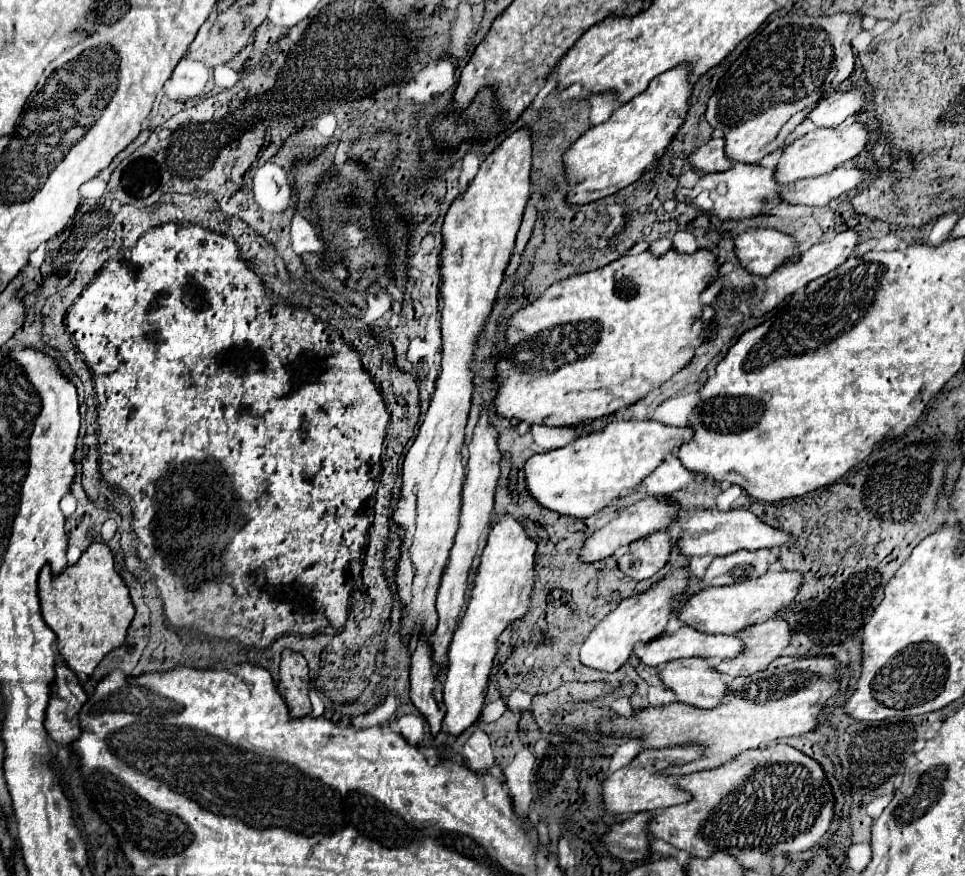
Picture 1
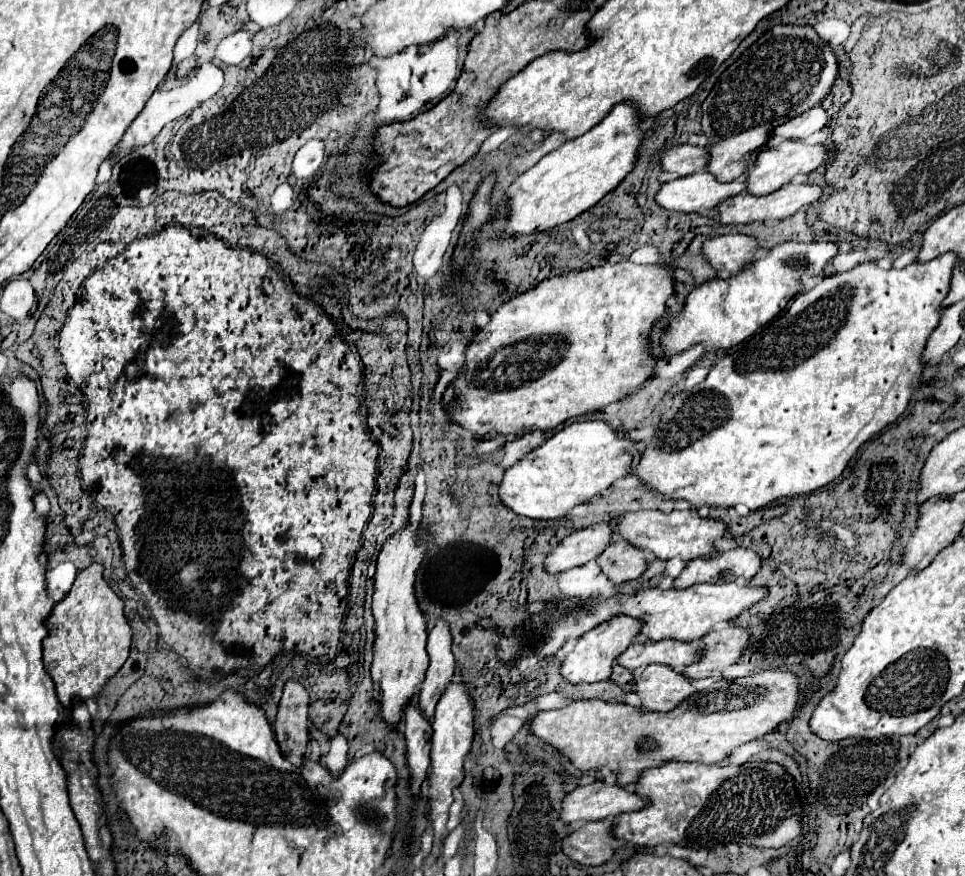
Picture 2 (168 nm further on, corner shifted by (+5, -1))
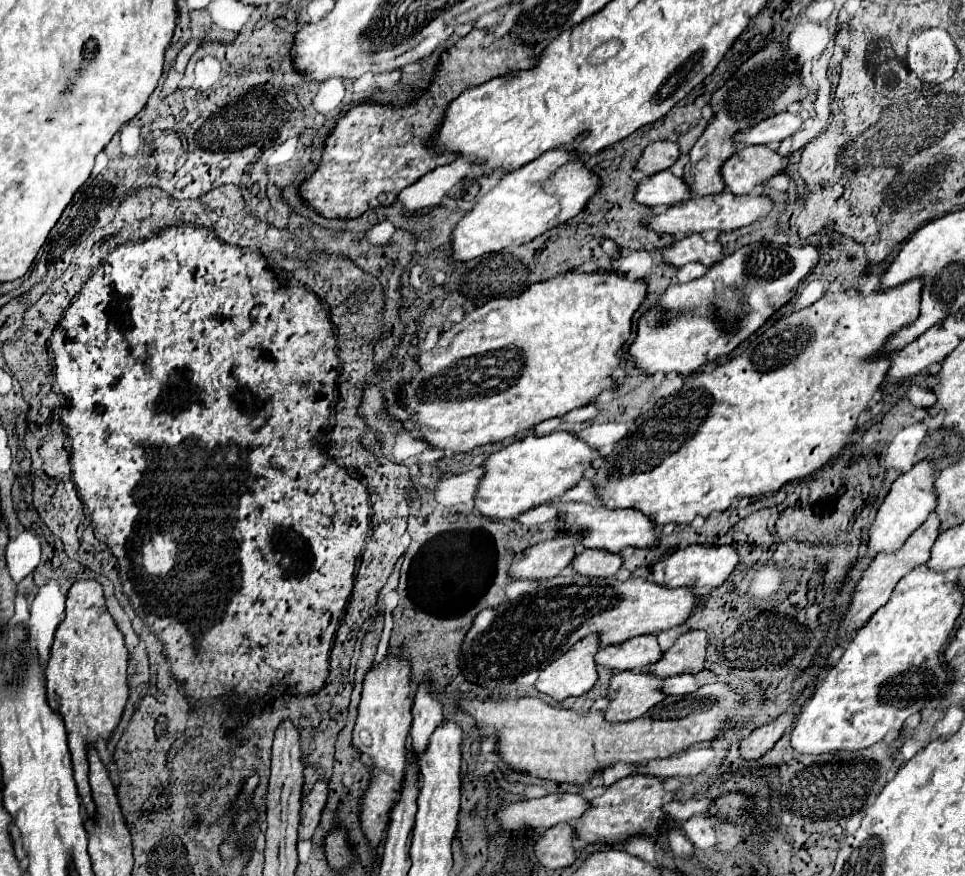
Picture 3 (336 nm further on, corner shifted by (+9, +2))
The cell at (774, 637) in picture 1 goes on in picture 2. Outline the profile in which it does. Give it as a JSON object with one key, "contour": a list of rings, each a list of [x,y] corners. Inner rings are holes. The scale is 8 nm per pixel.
{"contour":[[[723,624],[721,630],[715,628],[703,636],[701,658],[699,662],[679,670],[693,680],[705,676],[719,676],[719,672],[741,658],[743,650],[749,646],[749,632],[743,628],[735,628],[731,624]]]}

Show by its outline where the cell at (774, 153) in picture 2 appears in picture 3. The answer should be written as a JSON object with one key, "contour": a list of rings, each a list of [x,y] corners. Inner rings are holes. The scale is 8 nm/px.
{"contour":[[[767,145],[741,147],[721,169],[725,185],[733,195],[749,195],[777,173],[785,171],[787,157]]]}

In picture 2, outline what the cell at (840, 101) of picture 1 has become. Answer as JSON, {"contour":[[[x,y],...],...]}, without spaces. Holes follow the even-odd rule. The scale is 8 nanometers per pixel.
{"contour":[[[815,106],[815,108],[809,108],[807,112],[803,112],[801,116],[795,116],[789,122],[777,126],[773,130],[773,134],[779,138],[787,138],[787,140],[801,140],[801,138],[807,138],[813,132],[821,130],[825,124],[827,124],[825,110],[821,106]]]}

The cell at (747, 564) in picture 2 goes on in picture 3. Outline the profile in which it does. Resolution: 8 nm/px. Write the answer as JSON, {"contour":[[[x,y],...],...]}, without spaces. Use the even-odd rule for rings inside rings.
{"contour":[[[689,545],[685,549],[677,549],[671,557],[667,557],[661,563],[653,565],[653,579],[657,585],[663,587],[707,587],[715,589],[723,585],[739,565],[739,553],[737,547],[733,545],[713,545],[713,547],[703,547],[703,545]]]}

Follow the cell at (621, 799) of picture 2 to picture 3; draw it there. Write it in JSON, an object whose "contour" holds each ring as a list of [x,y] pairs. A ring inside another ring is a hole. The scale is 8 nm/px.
{"contour":[[[579,793],[545,795],[541,799],[507,803],[497,811],[497,821],[505,829],[519,827],[553,827],[563,821],[579,819],[587,809],[591,809],[589,799]]]}

